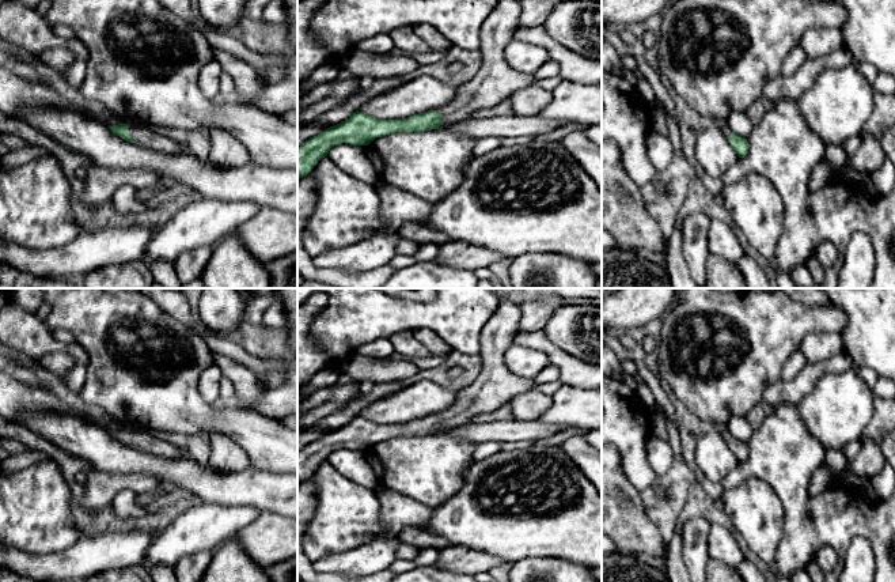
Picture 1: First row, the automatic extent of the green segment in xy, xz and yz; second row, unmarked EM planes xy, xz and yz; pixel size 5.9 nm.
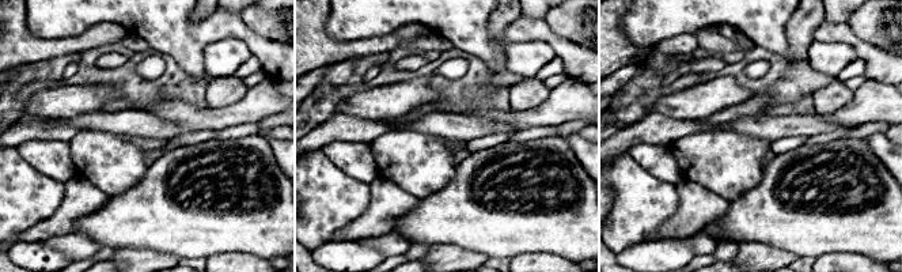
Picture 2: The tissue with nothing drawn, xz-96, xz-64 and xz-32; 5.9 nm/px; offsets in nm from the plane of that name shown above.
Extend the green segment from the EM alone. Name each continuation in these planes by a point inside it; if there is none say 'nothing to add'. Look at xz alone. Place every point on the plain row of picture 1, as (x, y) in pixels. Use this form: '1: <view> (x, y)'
1: xz (495, 386)

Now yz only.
1: yz (723, 430)

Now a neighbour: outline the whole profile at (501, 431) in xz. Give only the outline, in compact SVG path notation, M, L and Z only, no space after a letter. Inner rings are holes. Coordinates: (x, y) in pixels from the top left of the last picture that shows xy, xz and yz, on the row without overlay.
M516 419L486 423L473 420L470 423L450 430L441 427L439 434L463 438L475 443L504 443L517 441L541 441L562 432L569 427L573 426L553 426L539 422L519 422Z

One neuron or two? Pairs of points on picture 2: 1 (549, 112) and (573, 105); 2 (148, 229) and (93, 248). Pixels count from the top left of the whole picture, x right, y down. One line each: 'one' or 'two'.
1: one
2: two

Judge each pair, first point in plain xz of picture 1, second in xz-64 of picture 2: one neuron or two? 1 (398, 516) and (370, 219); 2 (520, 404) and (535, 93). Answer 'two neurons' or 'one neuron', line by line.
1: one neuron
2: one neuron

